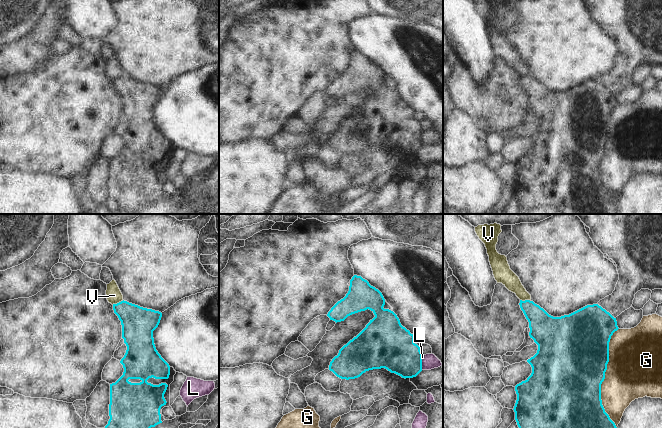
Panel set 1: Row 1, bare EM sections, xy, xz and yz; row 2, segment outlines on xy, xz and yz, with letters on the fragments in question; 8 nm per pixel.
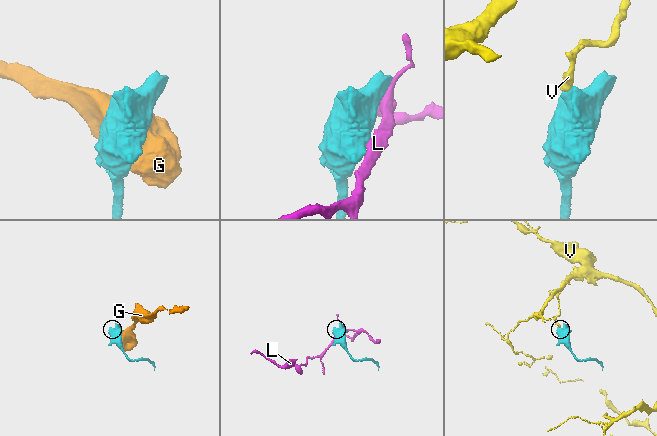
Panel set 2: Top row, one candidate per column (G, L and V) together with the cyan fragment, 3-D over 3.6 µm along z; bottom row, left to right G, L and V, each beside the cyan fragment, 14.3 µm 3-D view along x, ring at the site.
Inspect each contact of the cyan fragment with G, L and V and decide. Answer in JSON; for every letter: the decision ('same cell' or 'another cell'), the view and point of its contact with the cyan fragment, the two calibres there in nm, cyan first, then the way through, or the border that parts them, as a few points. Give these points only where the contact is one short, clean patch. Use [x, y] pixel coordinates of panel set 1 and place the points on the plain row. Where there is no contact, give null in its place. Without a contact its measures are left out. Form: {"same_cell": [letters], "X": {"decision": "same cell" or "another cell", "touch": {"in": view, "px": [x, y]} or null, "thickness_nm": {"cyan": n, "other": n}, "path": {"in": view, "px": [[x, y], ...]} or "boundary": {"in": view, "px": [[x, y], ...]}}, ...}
{"same_cell": [], "G": {"decision": "another cell", "touch": {"in": "yz", "px": [604, 154]}, "thickness_nm": {"cyan": 480, "other": 440}}, "L": {"decision": "another cell", "touch": {"in": "xz", "px": [421, 139]}, "thickness_nm": {"cyan": 340, "other": 130}, "boundary": {"in": "xz", "px": [[423, 132], [421, 145]]}}, "V": {"decision": "another cell", "touch": {"in": "xy", "px": [117, 79]}, "thickness_nm": {"cyan": 260, "other": 120}, "boundary": {"in": "xy", "px": [[123, 76], [112, 80]]}}}

